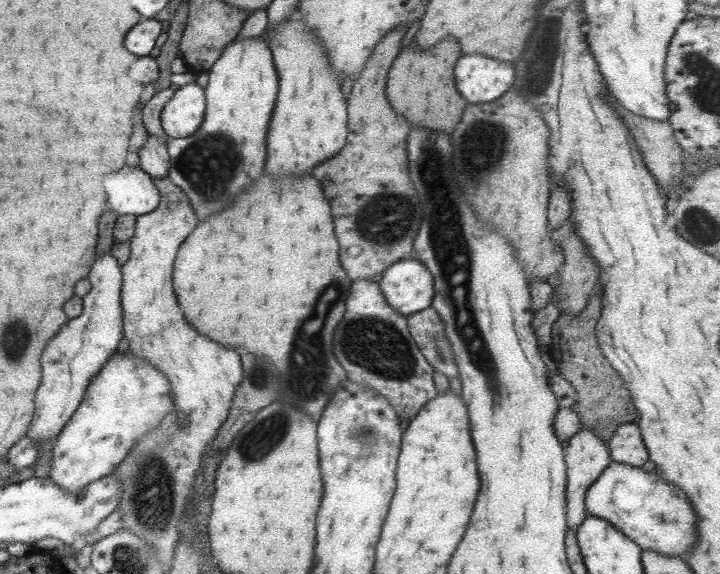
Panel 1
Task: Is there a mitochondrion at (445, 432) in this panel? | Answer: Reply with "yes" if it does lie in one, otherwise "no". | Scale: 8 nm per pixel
no

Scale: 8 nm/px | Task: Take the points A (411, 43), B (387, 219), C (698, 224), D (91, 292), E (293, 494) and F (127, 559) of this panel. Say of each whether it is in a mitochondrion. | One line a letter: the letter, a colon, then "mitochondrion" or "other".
A: other
B: mitochondrion
C: mitochondrion
D: other
E: other
F: mitochondrion

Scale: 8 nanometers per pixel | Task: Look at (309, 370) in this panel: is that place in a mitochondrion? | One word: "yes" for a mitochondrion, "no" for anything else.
yes

